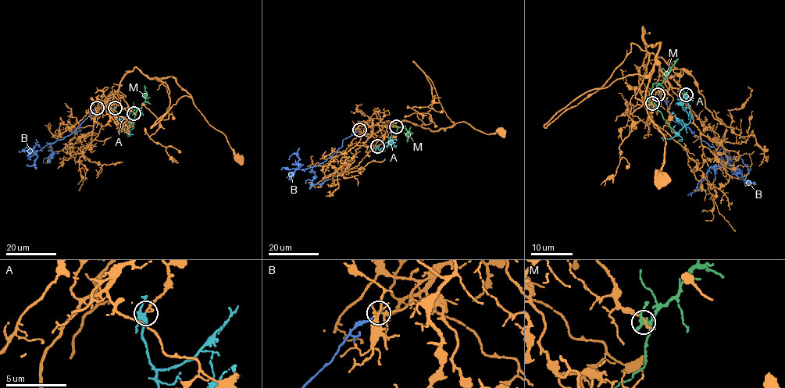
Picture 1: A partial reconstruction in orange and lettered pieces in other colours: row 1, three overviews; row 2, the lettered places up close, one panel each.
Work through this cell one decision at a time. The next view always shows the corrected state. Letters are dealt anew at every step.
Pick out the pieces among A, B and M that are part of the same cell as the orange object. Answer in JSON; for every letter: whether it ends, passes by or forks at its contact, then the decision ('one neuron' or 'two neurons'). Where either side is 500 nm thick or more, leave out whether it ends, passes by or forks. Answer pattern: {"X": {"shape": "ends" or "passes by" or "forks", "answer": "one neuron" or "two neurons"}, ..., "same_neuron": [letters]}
{"A": {"shape": "forks", "answer": "one neuron"}, "B": {"shape": "ends", "answer": "two neurons"}, "M": {"shape": "forks", "answer": "two neurons"}, "same_neuron": ["A"]}

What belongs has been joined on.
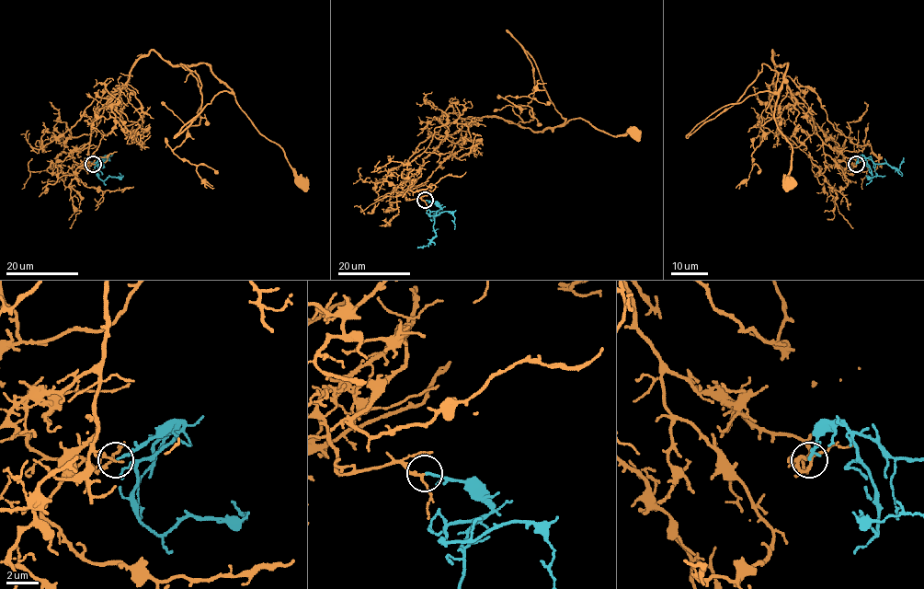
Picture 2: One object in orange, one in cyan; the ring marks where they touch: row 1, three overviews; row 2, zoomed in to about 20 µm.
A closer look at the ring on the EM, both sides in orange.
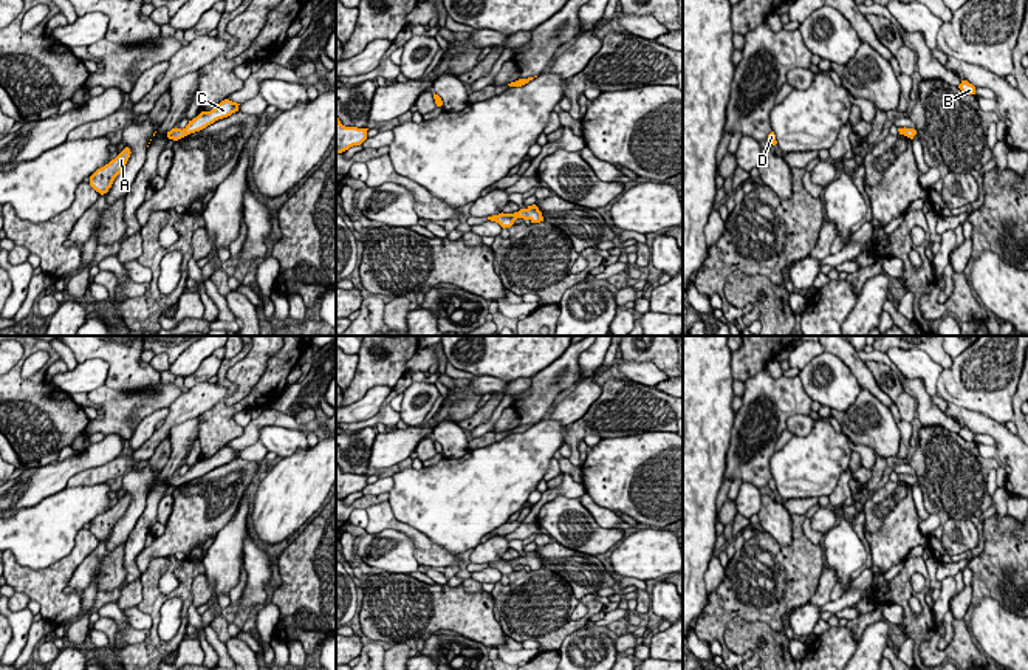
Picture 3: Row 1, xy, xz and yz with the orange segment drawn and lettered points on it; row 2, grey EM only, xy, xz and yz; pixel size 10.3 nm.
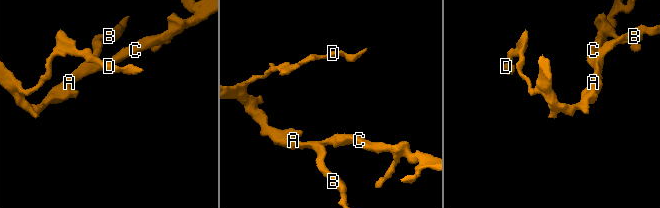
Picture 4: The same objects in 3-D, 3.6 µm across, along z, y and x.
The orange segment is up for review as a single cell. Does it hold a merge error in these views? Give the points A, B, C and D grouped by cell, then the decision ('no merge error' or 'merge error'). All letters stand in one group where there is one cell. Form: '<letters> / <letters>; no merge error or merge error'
A B C D; no merge error

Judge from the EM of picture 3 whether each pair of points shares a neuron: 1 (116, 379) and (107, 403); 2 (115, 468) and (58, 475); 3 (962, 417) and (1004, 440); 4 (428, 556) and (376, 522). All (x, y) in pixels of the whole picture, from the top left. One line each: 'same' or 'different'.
1: different
2: different
3: same
4: same

